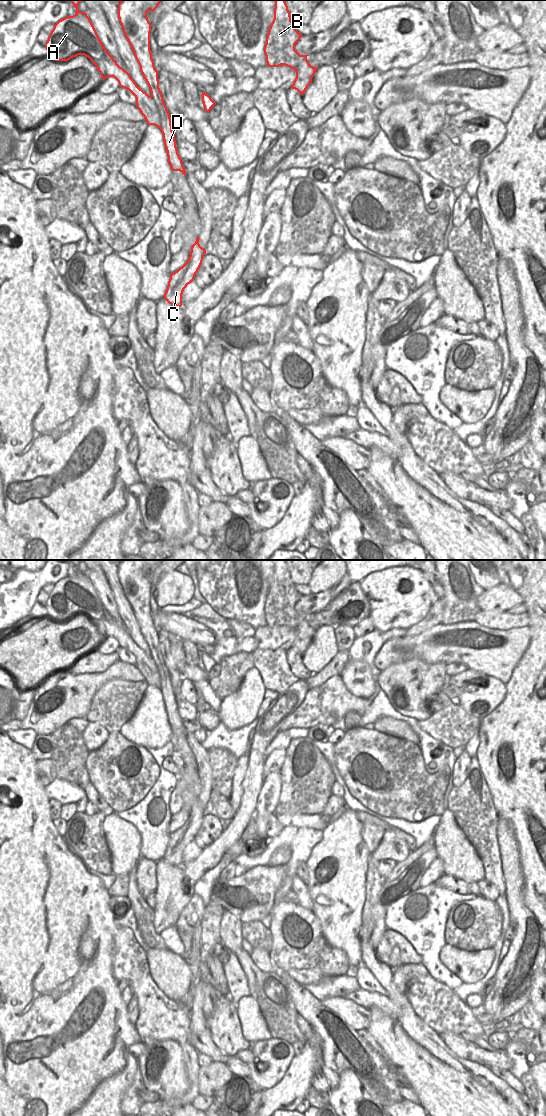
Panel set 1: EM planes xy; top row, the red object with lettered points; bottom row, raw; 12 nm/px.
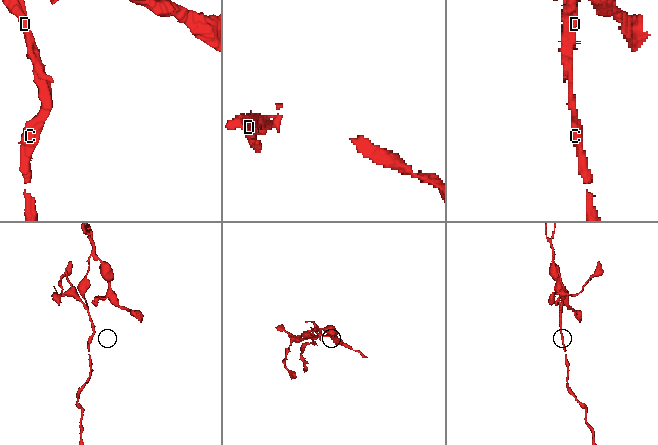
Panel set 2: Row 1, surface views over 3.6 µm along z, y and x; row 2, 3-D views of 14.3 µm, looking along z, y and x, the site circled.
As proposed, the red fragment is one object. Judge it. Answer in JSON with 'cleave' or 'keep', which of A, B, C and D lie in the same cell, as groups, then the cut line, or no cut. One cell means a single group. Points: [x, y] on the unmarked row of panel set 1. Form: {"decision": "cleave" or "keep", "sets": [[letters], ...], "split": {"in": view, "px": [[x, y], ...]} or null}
{"decision": "cleave", "sets": [["A", "C", "D"], ["B"]], "split": {"in": "xy", "px": [[151, 655], [157, 667], [165, 671]]}}

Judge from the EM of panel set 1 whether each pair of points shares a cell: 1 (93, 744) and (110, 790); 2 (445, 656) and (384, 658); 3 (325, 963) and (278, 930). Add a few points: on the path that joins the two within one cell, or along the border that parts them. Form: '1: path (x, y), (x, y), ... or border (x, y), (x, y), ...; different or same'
1: border (109, 734), (108, 738), (99, 747), (90, 752); different
2: path (430, 649), (399, 649); same
3: path (312, 950), (297, 950), (287, 943); same

